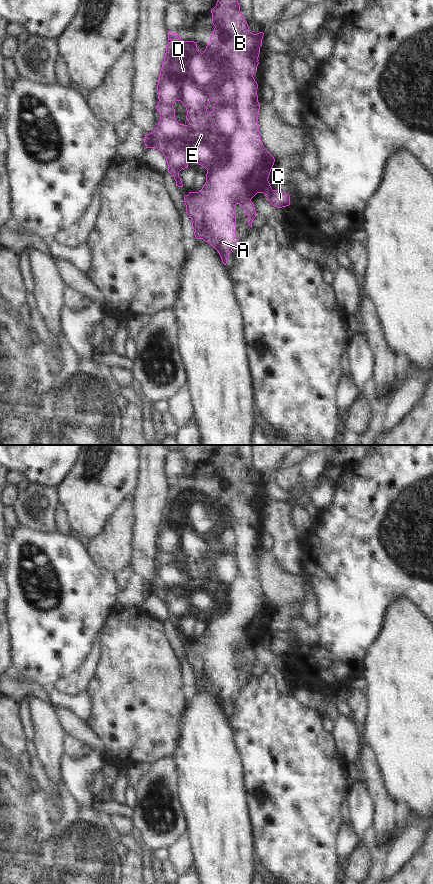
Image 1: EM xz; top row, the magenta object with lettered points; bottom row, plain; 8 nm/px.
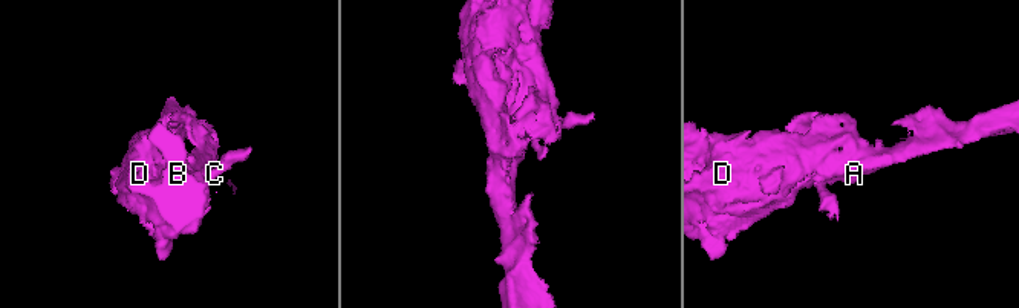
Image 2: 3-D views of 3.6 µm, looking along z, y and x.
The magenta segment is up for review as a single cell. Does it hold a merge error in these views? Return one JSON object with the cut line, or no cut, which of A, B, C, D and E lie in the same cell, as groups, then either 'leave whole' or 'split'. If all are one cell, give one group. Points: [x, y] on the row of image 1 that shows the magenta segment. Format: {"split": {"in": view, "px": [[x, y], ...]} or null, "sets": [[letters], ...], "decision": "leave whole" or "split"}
{"split": {"in": "xz", "px": [[271, 189], [266, 196]]}, "sets": [["A", "B", "D", "E"], ["C"]], "decision": "split"}

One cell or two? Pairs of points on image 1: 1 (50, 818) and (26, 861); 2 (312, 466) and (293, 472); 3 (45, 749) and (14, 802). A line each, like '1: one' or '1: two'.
1: one
2: two
3: two

